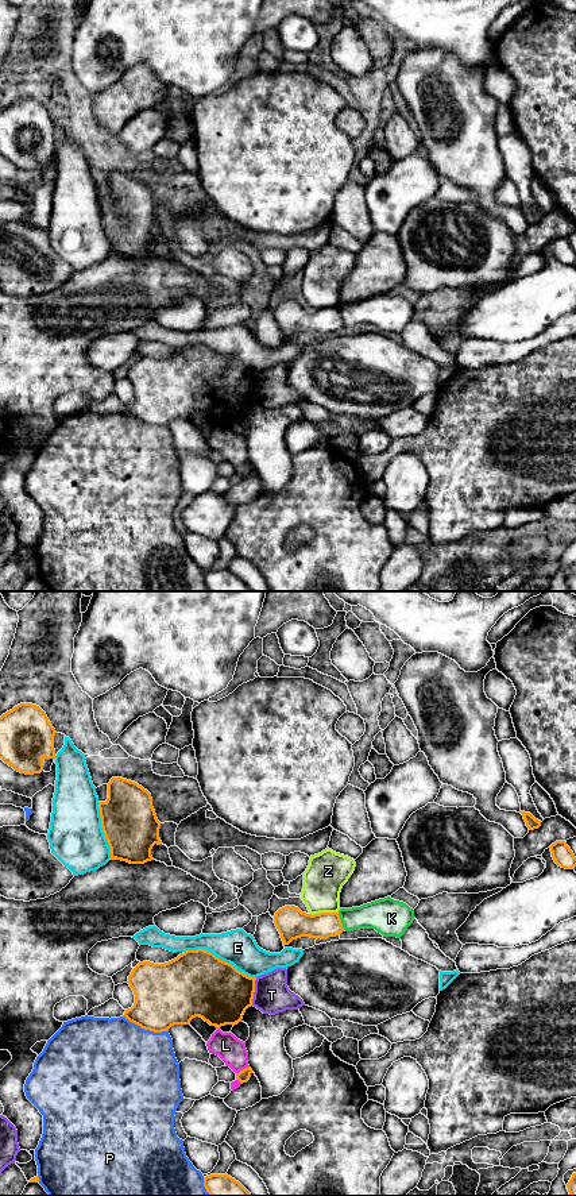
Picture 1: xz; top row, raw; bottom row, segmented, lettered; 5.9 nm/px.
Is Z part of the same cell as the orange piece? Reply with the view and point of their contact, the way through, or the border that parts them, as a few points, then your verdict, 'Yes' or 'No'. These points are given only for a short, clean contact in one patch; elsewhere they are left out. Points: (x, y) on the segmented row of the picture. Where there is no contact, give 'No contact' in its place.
Touches orange at xz (324, 913). Boundary: xz (337, 911), (310, 914). No

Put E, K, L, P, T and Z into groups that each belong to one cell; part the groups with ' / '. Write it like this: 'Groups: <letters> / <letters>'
Groups: E / K / L / P / T / Z

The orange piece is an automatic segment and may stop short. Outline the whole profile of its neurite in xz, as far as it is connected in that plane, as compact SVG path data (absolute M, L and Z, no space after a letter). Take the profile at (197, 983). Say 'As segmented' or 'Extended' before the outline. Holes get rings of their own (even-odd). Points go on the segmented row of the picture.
As segmented. M205 949L186 950L165 964L143 961L128 976L135 1003L124 1016L154 1033L196 1016L217 1029L235 1026L252 1006L255 980Z

